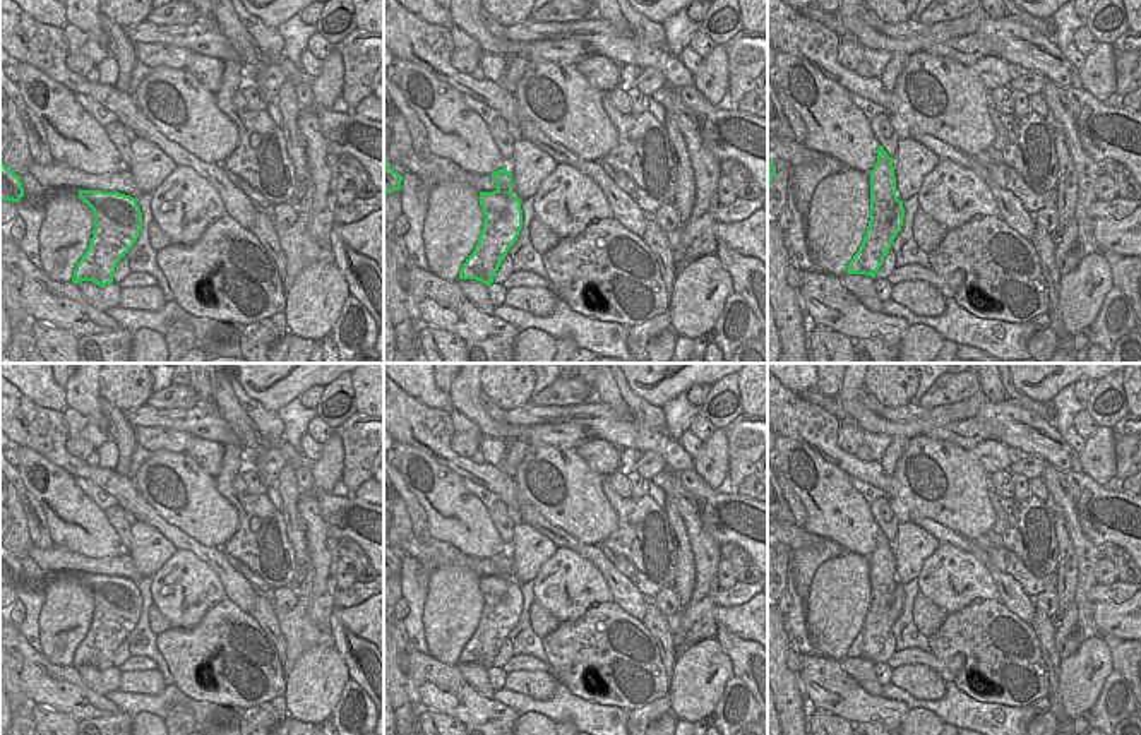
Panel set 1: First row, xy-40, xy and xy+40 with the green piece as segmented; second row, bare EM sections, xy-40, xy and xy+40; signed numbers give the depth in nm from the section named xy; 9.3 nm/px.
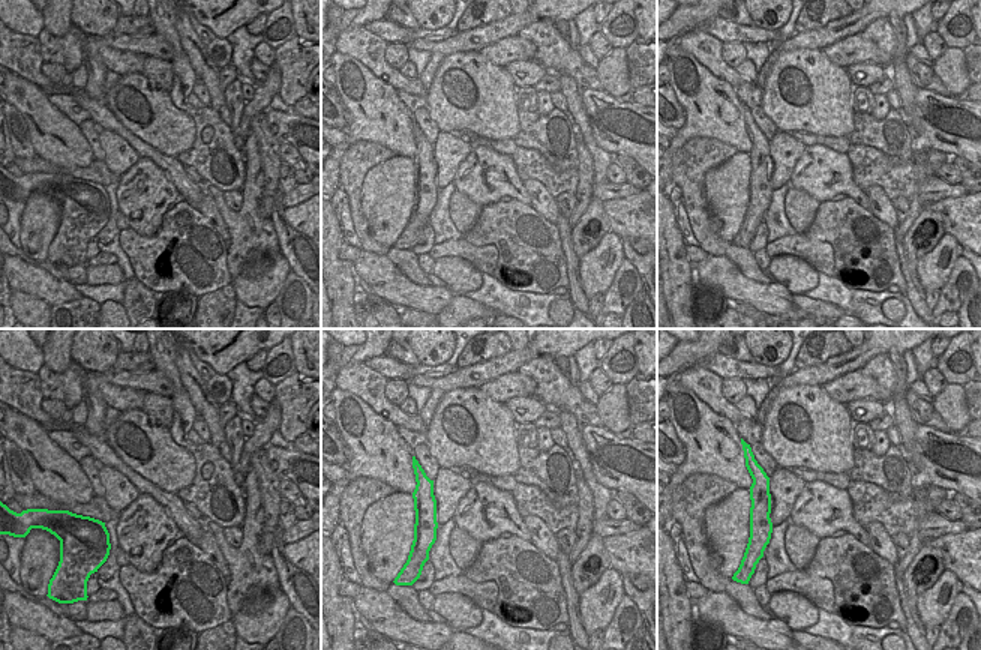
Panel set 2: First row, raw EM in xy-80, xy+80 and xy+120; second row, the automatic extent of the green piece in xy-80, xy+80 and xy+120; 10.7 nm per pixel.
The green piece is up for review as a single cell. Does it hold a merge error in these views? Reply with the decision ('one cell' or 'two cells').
two cells

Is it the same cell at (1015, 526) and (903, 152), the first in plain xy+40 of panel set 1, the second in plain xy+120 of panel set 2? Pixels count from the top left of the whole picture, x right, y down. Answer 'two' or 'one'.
one

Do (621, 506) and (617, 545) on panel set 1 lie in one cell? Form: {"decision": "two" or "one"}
{"decision": "one"}

